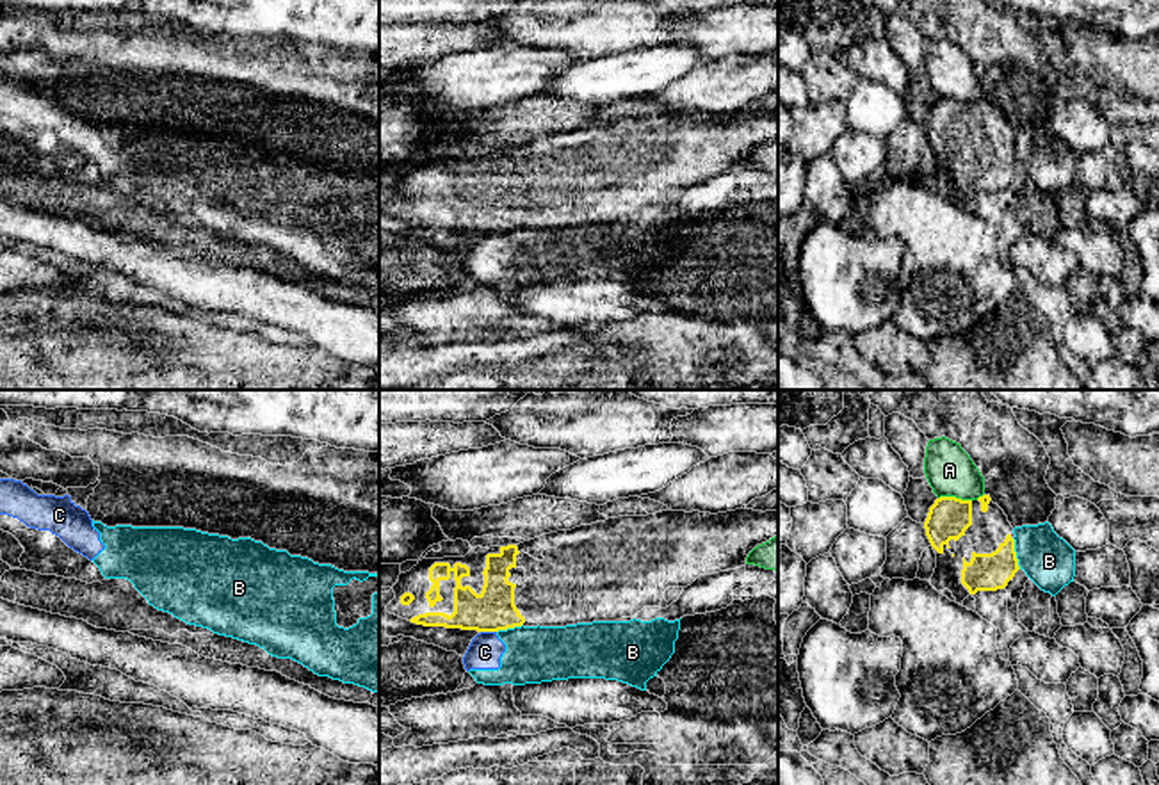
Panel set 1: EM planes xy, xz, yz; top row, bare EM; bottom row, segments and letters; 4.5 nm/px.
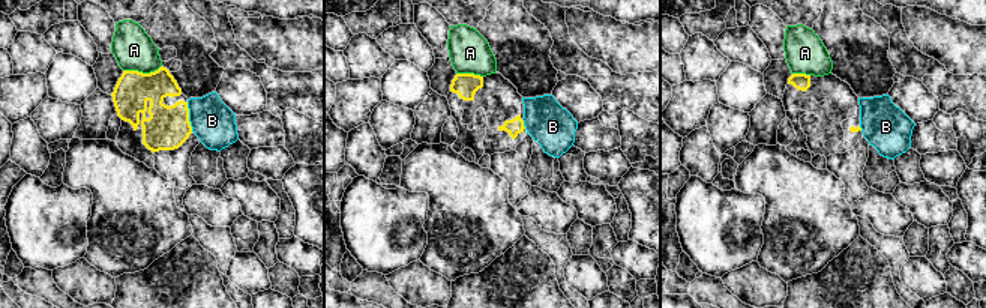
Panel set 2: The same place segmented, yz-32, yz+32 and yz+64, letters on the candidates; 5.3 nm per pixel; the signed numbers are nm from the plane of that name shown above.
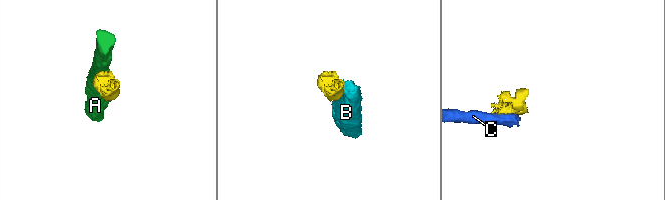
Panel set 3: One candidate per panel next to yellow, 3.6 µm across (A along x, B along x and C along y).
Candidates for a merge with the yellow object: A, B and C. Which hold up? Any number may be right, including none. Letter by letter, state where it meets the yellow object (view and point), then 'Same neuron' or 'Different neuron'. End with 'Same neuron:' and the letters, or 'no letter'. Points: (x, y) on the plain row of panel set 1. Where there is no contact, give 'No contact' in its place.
A: Touches yellow at yz (955, 98). Different neuron
B: Touches yellow at yz (1015, 155). Different neuron
C: Touches yellow at xz (488, 232). Different neuron
Same neuron: no letter

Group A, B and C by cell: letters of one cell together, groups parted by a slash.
A / B C

